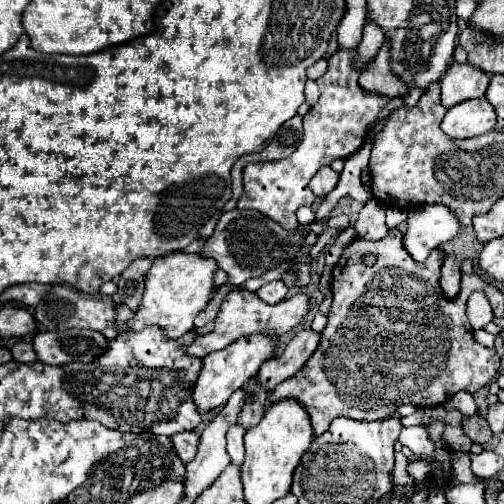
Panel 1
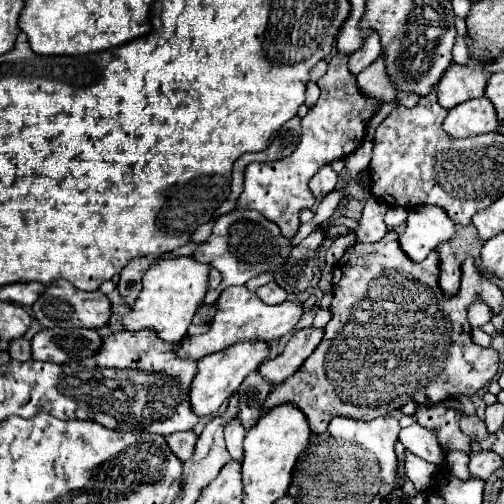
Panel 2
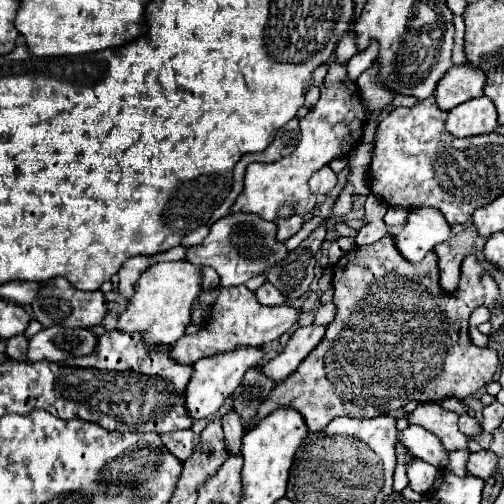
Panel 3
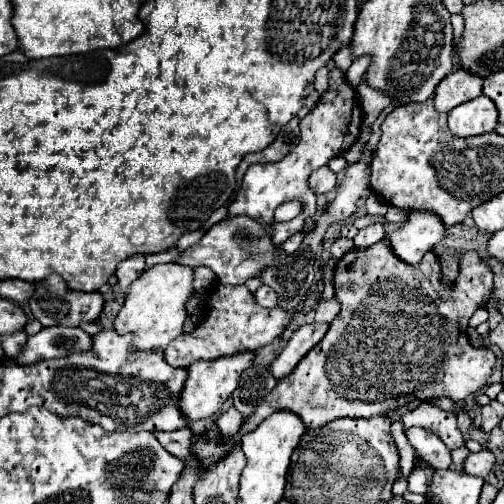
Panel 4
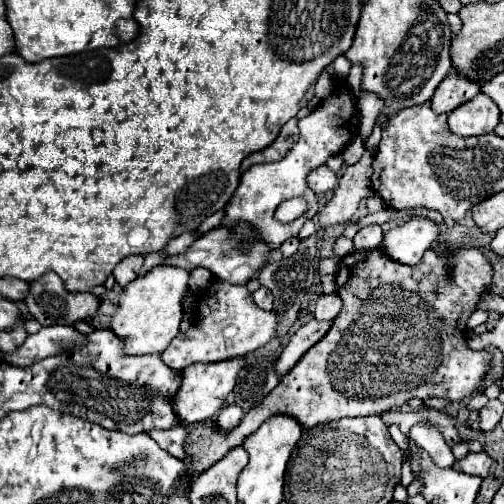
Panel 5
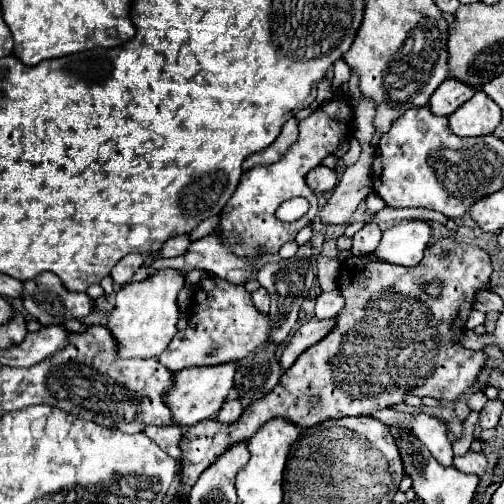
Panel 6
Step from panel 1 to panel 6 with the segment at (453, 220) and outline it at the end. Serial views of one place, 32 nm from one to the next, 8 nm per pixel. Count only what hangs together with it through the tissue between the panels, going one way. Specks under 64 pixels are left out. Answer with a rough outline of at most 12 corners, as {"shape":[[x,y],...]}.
{"shape":[[426,220],[384,230],[378,260],[416,266],[432,240]]}

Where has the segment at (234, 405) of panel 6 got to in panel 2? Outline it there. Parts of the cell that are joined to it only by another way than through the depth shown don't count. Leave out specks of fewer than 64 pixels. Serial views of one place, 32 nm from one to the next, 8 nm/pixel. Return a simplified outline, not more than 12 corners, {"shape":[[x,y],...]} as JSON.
{"shape":[[238,420],[226,428],[226,446],[236,462],[242,462],[246,430]]}

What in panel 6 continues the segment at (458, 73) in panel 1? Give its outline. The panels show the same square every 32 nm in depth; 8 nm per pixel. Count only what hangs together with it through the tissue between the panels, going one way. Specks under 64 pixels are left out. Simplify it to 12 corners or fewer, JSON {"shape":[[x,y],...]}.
{"shape":[[448,78],[428,104],[448,116],[470,100],[476,88]]}

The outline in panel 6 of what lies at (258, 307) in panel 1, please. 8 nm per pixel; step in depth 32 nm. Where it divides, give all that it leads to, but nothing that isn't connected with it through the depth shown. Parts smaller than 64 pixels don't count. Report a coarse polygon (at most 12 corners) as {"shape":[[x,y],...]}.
{"shape":[[210,274],[188,328],[158,360],[172,372],[234,362],[272,318]]}

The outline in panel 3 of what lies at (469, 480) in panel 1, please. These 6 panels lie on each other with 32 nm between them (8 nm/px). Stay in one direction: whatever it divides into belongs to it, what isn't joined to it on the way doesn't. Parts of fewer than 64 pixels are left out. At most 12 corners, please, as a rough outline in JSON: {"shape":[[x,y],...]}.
{"shape":[[466,450],[448,454],[448,470],[468,476]]}

